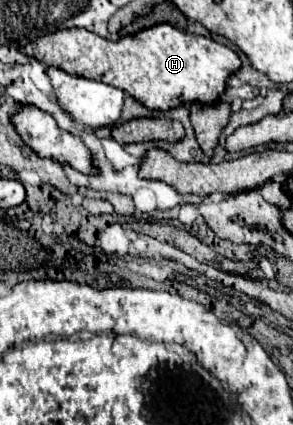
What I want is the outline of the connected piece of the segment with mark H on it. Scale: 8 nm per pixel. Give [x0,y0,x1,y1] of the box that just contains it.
[21,24,241,110]

